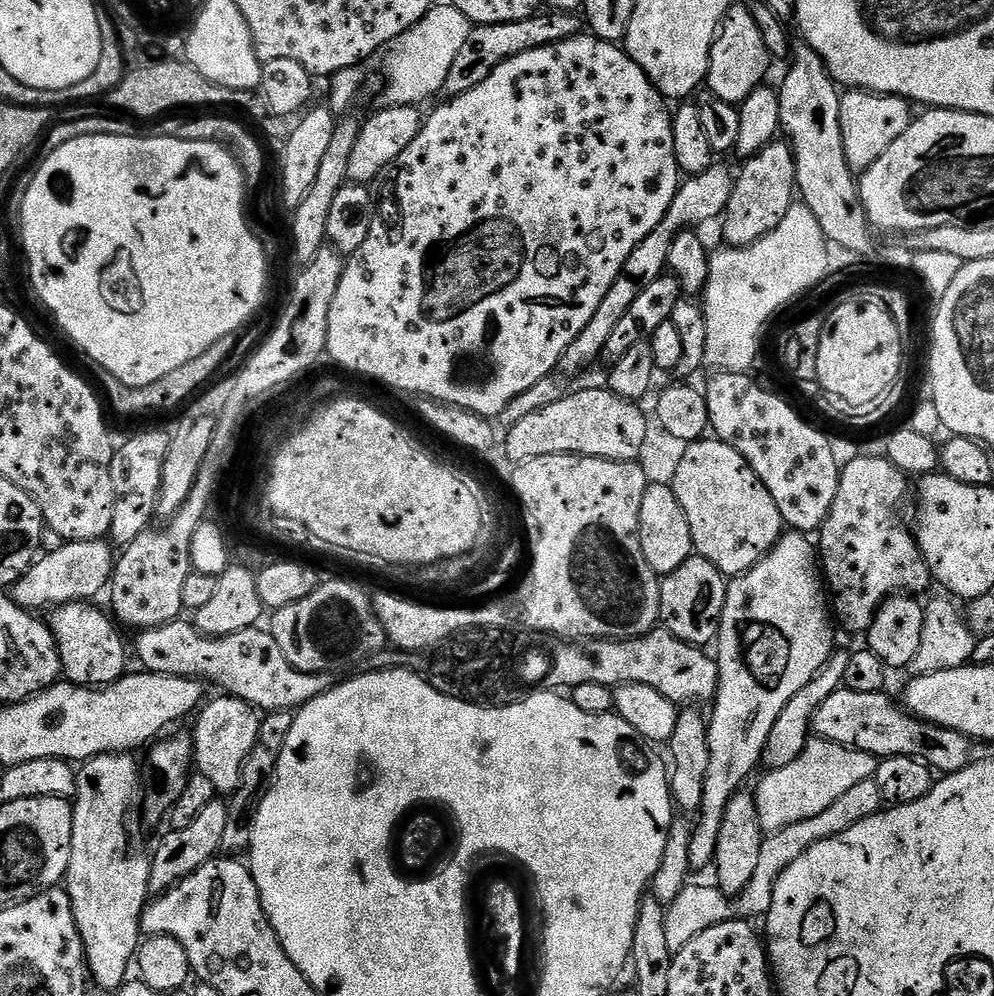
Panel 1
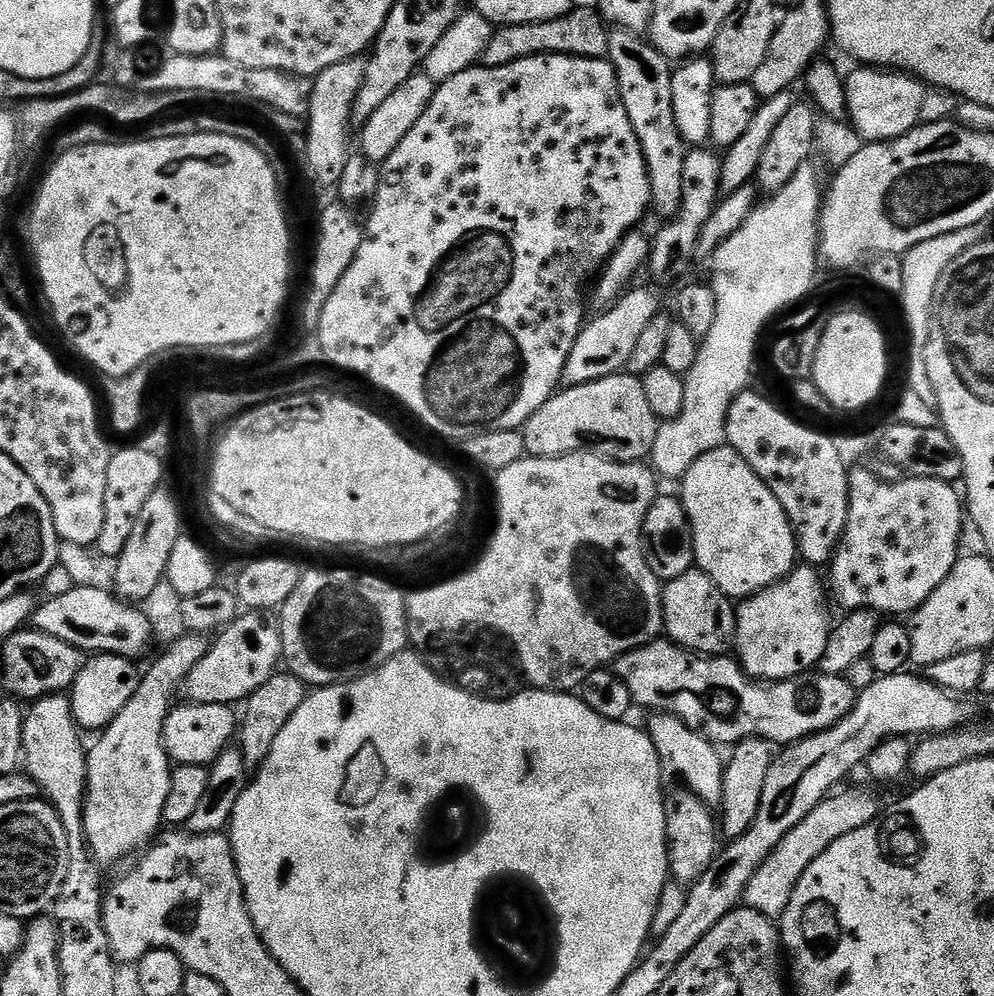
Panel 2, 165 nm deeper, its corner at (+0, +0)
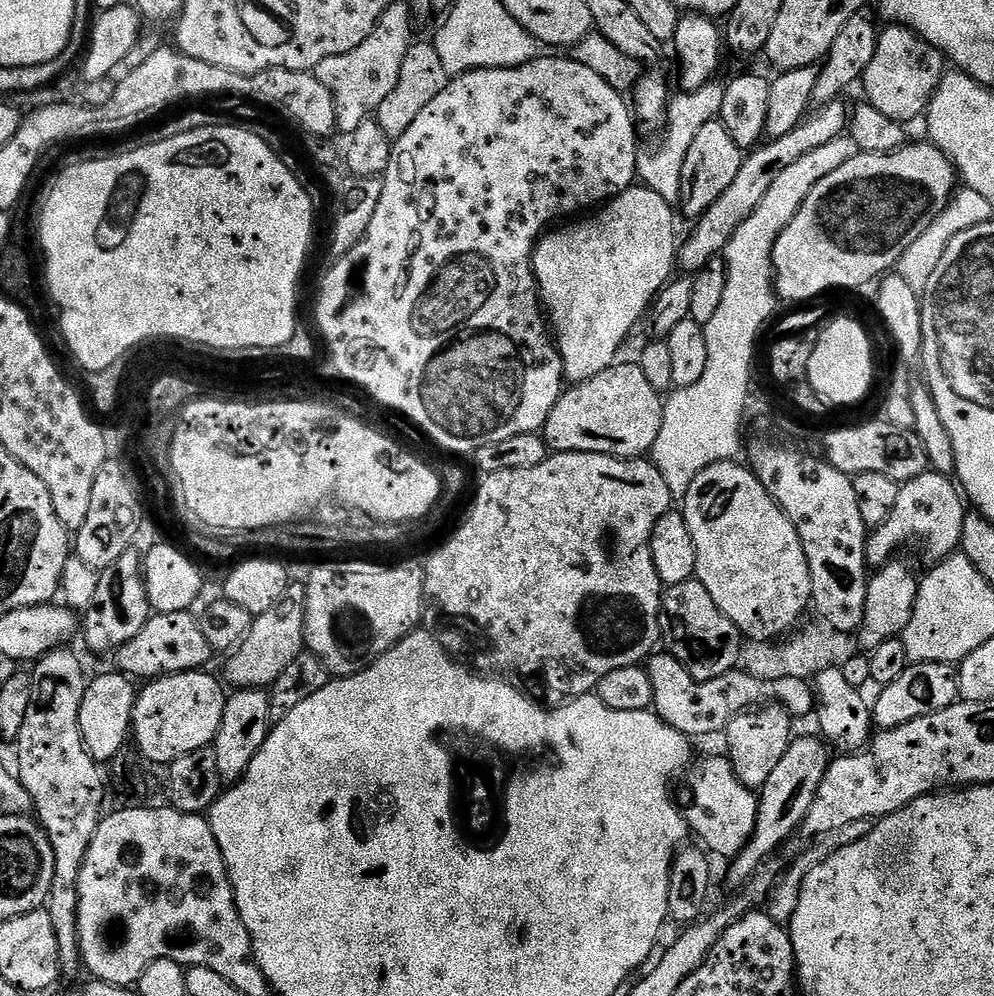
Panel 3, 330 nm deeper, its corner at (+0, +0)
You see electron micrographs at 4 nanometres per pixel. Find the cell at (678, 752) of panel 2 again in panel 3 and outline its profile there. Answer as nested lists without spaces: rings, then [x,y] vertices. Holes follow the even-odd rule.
[[[727,755],[708,756],[705,760],[699,760],[695,761],[691,769],[692,800],[696,803],[696,809],[690,815],[691,831],[713,857],[737,856],[752,839],[758,820],[759,795],[736,777]]]

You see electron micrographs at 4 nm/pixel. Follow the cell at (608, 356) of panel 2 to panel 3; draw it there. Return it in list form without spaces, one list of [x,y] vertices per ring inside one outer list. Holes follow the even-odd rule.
[[[833,102],[817,107],[816,113],[813,111],[796,129],[781,137],[761,143],[745,155],[742,170],[738,170],[734,182],[722,194],[722,198],[718,198],[714,206],[707,208],[698,217],[693,223],[696,225],[693,226],[692,233],[685,240],[683,237],[676,254],[679,271],[684,271],[681,273],[700,272],[706,266],[706,262],[717,259],[723,253],[730,238],[734,238],[738,226],[742,226],[742,222],[746,222],[746,218],[760,205],[762,198],[766,198],[766,190],[774,186],[774,178],[778,178],[778,174],[782,174],[786,166],[810,154],[810,150],[818,150],[818,146],[826,146],[826,142],[834,142],[834,138],[845,135],[850,124],[850,112],[842,105],[843,103]]]

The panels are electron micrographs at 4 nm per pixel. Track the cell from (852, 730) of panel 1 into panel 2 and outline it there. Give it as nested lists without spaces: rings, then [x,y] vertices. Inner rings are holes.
[[[657,638],[650,641],[648,644],[642,645],[640,648],[635,648],[630,650],[626,654],[622,654],[614,661],[614,670],[618,674],[618,678],[622,678],[622,682],[626,682],[626,687],[630,690],[632,695],[633,705],[639,706],[640,704],[644,708],[652,708],[653,713],[657,712],[668,712],[671,716],[678,717],[686,726],[690,726],[690,730],[695,732],[700,732],[705,736],[711,744],[717,746],[723,746],[723,744],[728,744],[727,746],[735,746],[740,743],[741,740],[767,740],[769,745],[777,746],[787,746],[790,744],[797,744],[799,740],[806,739],[807,736],[813,736],[819,732],[824,732],[828,728],[832,728],[839,720],[844,720],[846,714],[850,714],[850,710],[856,705],[856,698],[858,695],[857,689],[850,686],[850,682],[844,676],[831,676],[825,672],[819,670],[813,670],[811,672],[804,672],[801,676],[795,676],[789,680],[778,680],[775,682],[761,682],[758,680],[753,680],[751,676],[744,673],[743,668],[740,667],[739,663],[735,659],[728,660],[727,655],[723,656],[713,656],[711,658],[705,658],[695,652],[686,652],[679,644],[672,643],[671,640],[667,638]]]

